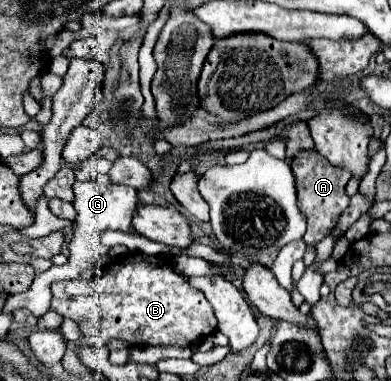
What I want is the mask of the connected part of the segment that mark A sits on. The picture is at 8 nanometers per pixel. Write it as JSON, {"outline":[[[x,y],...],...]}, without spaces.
{"outline":[[[317,150],[297,152],[291,160],[291,170],[297,186],[297,204],[307,220],[307,232],[303,240],[305,244],[315,246],[325,238],[325,234],[329,234],[337,216],[349,206],[349,196],[345,194],[345,186],[351,174],[347,170],[337,170],[337,166],[327,162],[327,158],[323,158]]]}

